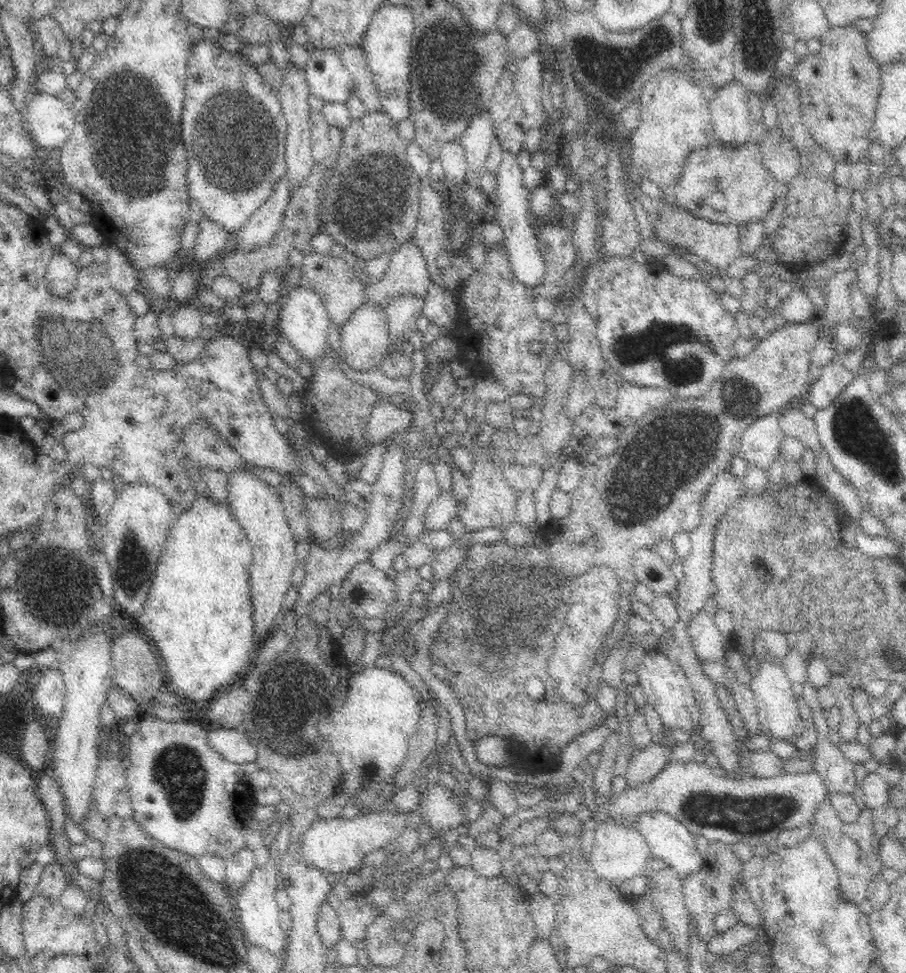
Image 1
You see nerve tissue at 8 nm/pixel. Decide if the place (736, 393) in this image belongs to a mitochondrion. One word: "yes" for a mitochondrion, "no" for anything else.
yes

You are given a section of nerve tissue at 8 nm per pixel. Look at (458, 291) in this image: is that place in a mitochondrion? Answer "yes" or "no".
no

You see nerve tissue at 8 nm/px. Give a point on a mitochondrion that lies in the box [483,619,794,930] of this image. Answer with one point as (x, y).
(715, 813)

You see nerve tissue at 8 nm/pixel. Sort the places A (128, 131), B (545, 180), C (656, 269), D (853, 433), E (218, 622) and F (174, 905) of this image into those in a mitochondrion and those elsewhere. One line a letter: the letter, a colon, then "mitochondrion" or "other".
A: mitochondrion
B: other
C: other
D: mitochondrion
E: other
F: mitochondrion

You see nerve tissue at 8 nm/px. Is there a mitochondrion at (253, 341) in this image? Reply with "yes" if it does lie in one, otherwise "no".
no

